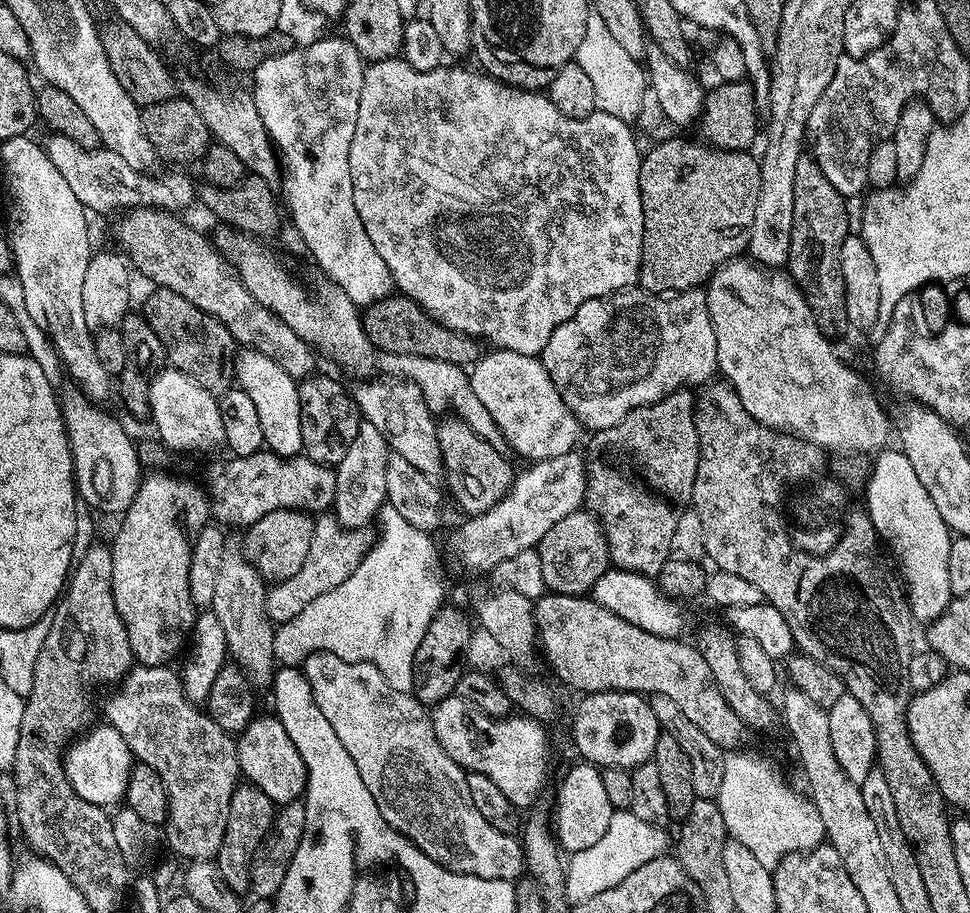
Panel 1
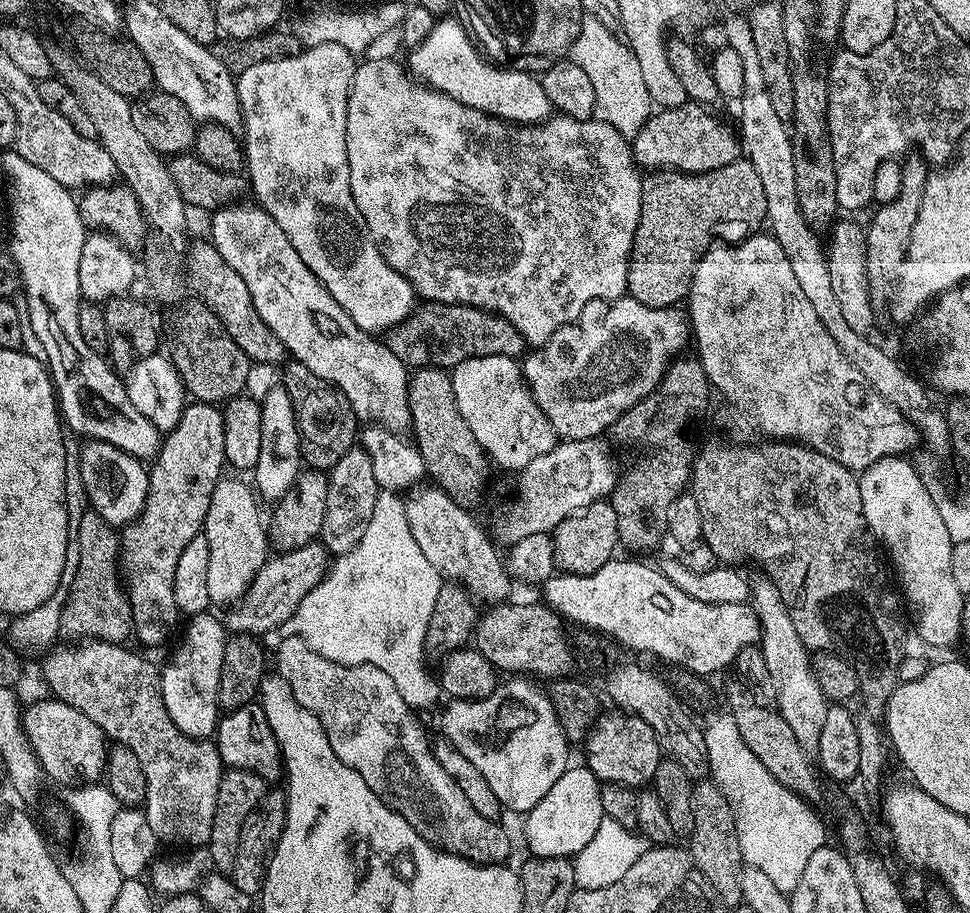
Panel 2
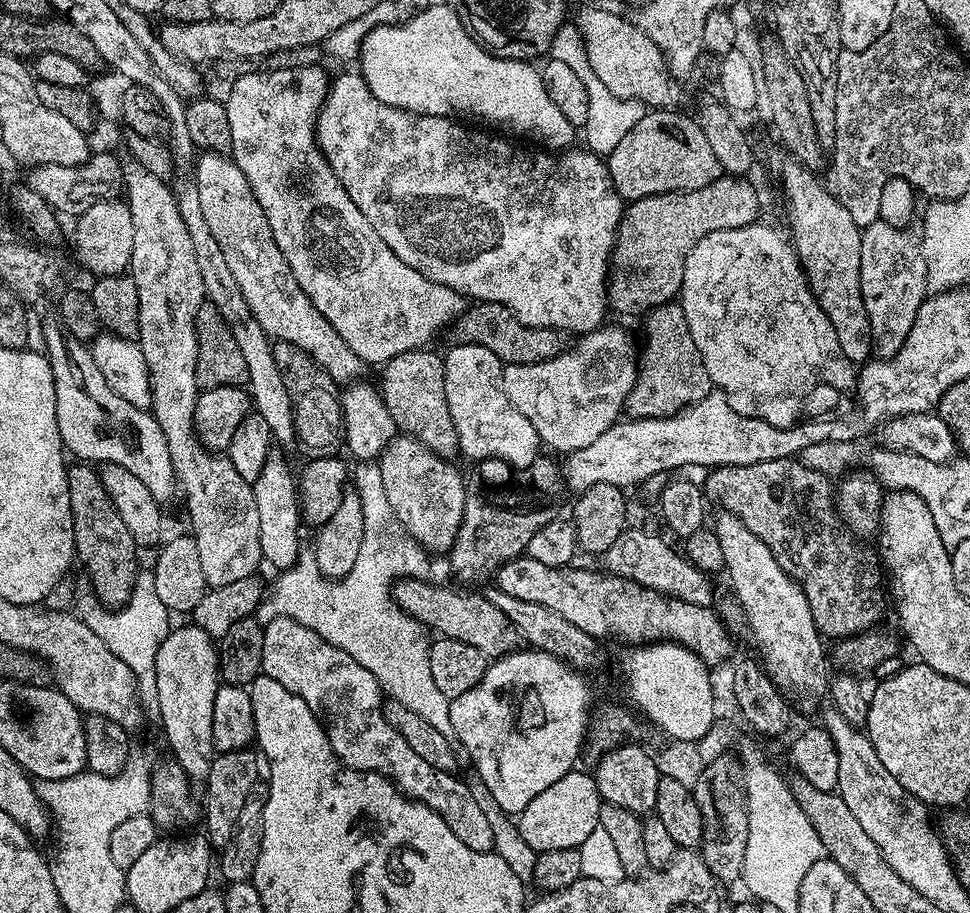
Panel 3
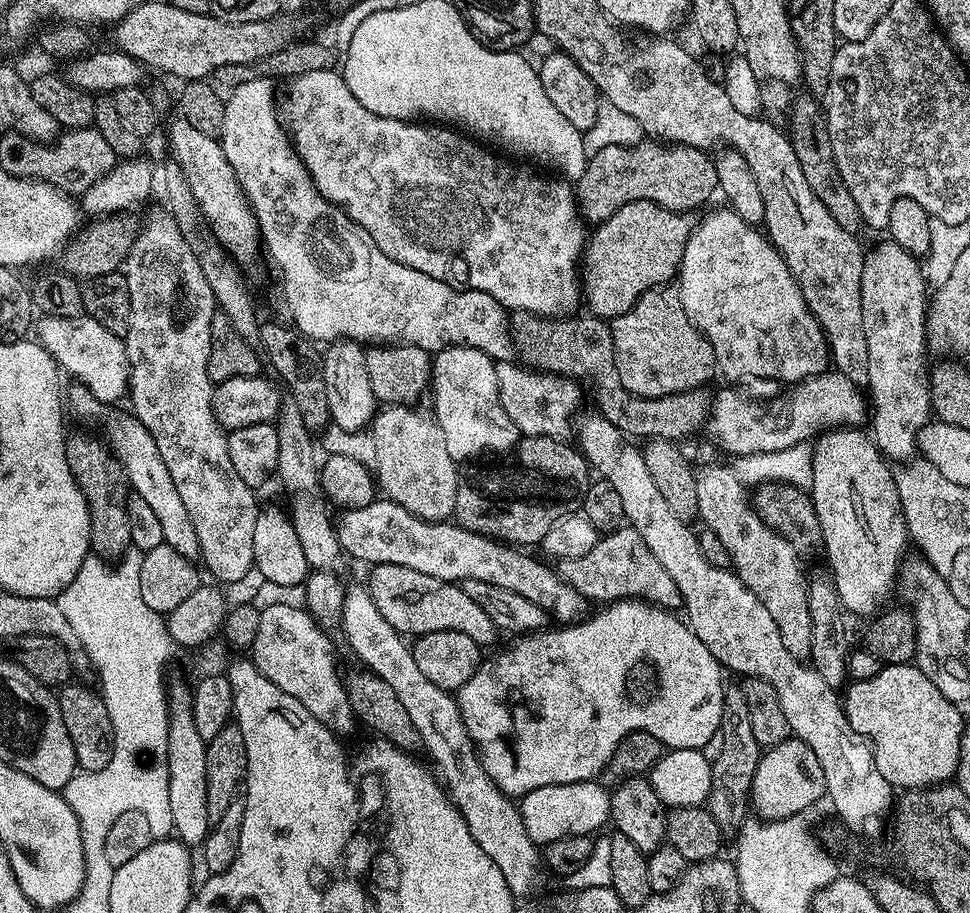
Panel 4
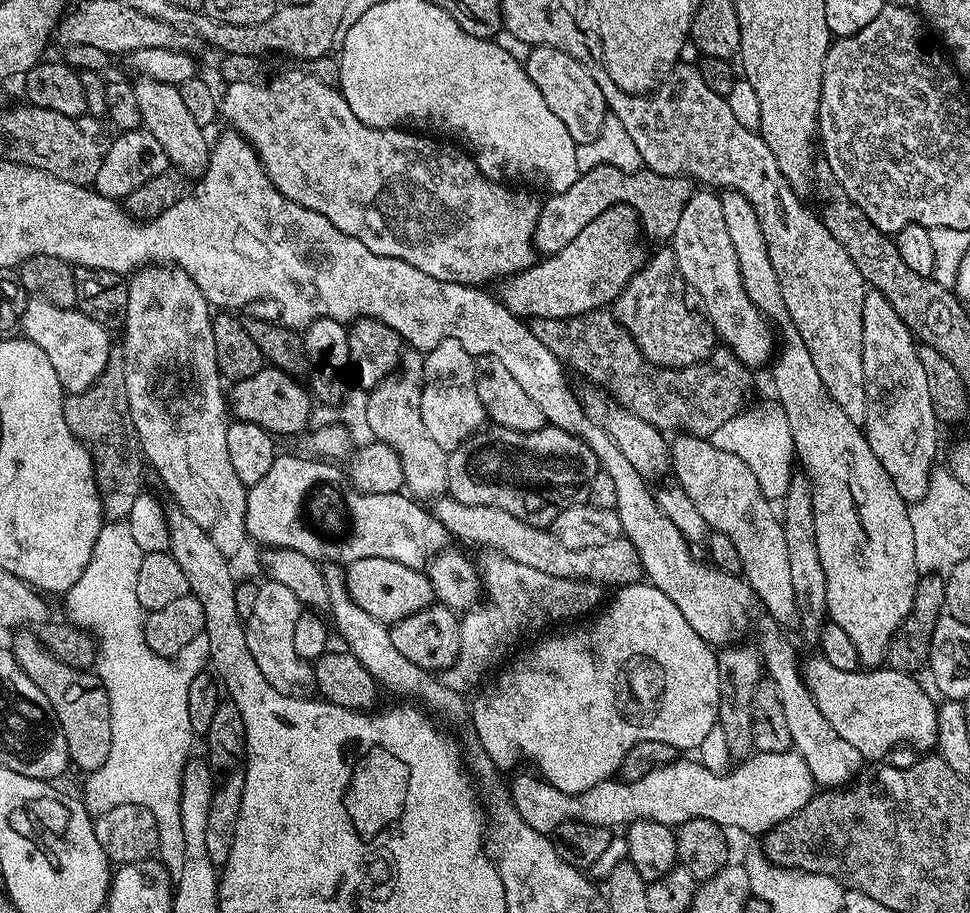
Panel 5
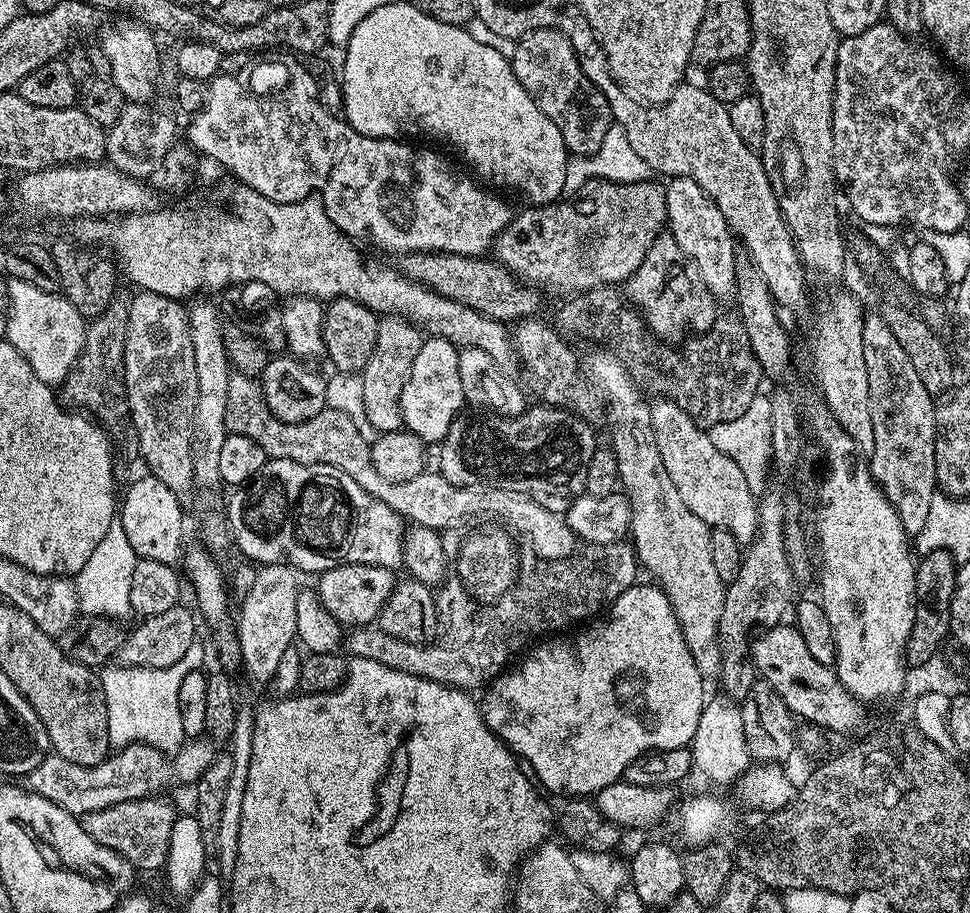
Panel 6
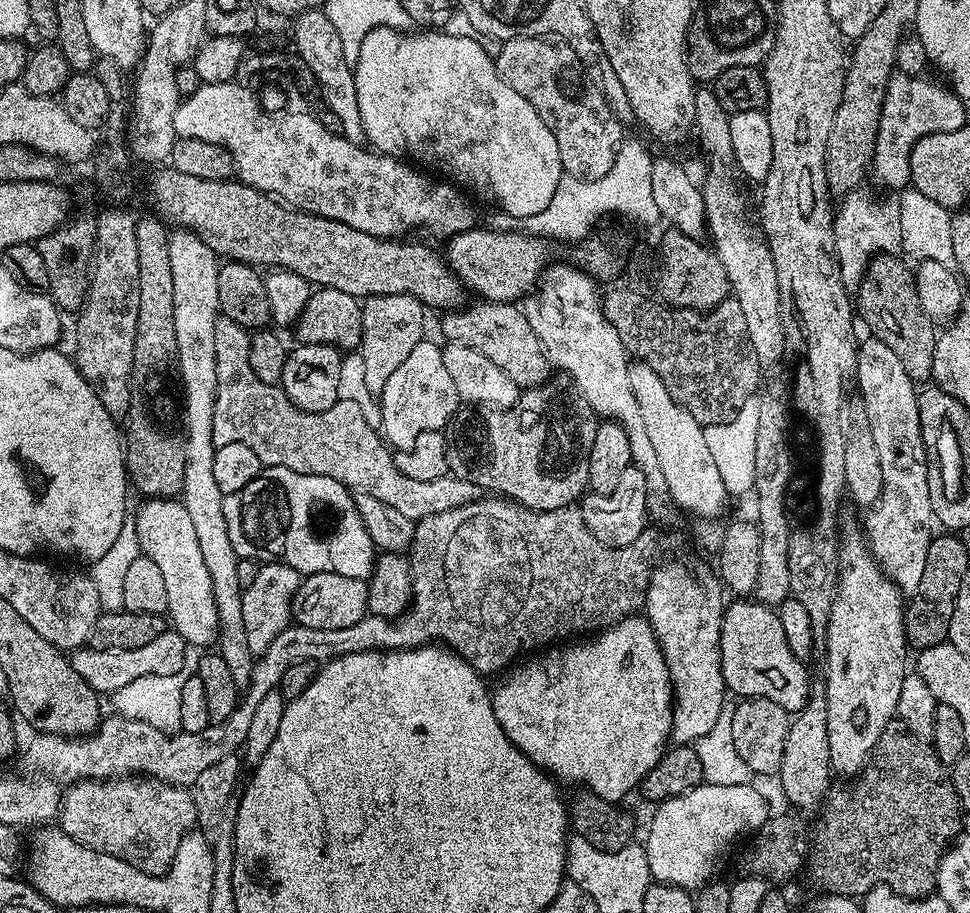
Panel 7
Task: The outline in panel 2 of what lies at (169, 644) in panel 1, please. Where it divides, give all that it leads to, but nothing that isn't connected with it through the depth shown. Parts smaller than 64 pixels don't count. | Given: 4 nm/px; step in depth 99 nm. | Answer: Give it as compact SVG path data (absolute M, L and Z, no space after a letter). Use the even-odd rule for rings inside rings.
M189 403L178 426L174 426L163 437L160 450L148 468L148 493L142 514L123 529L120 538L122 572L126 577L126 591L132 607L132 623L148 644L162 643L168 636L164 627L174 623L178 617L174 602L174 566L178 566L178 558L182 550L186 550L190 538L201 535L206 510L210 508L210 494L222 479L223 472L220 471L226 468L225 454L223 411L215 404Z

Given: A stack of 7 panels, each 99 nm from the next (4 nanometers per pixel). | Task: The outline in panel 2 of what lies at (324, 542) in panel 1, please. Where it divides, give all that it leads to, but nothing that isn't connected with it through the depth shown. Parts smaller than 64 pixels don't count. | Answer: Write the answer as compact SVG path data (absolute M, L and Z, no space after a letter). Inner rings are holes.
M320 542L289 548L276 555L264 561L244 597L227 609L226 628L229 633L248 633L257 638L263 637L263 632L275 633L276 628L298 610L302 598L318 586L330 567L330 553Z

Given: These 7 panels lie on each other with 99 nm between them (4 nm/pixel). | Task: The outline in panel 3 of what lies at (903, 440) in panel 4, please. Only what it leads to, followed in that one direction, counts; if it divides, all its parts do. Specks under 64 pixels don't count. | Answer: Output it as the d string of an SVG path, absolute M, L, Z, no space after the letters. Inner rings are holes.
M878 219L863 225L862 242L862 302L866 302L866 318L870 318L870 334L875 355L891 358L902 350L910 326L914 326L914 314L926 299L929 291L928 271L919 227L899 228Z

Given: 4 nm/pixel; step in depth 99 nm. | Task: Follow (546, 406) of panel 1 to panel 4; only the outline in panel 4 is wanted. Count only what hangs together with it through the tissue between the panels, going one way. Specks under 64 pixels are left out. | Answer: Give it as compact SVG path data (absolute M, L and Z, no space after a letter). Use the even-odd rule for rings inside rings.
M465 344L435 353L430 381L431 411L442 430L442 438L446 438L446 451L452 460L463 462L467 456L476 456L479 452L507 453L518 443L514 422L510 422L510 414L500 404L496 365L491 356Z

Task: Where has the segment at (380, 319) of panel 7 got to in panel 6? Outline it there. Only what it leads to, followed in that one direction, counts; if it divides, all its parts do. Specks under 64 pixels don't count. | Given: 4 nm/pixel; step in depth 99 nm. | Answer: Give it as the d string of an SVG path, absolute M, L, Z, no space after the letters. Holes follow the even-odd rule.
M385 316L380 320L374 350L360 376L362 399L366 401L366 418L370 418L377 433L401 431L404 423L400 409L402 390L406 386L410 366L414 366L414 358L418 358L418 350L424 342L425 337L420 329L410 321L400 316Z

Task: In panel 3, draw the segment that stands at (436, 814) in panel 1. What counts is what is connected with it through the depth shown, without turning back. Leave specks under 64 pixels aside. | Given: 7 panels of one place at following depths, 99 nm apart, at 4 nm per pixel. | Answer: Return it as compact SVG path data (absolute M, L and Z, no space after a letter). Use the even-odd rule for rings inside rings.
M276 616L273 620L267 621L263 629L261 673L274 678L274 682L282 682L282 686L286 686L290 694L302 698L302 702L310 706L312 713L322 721L324 733L328 735L328 744L341 764L347 768L357 768L359 772L382 774L405 796L430 806L430 810L438 813L446 822L446 826L450 826L450 830L458 834L458 839L470 846L470 850L493 851L492 843L495 842L496 836L492 833L492 824L488 821L483 806L472 797L471 790L462 781L455 780L457 777L453 773L434 770L430 762L423 760L415 750L410 750L406 738L402 738L402 734L398 734L398 730L394 730L394 726L386 722L382 707L382 689L370 670L359 665L345 651L325 642L314 630L300 625L290 617Z

